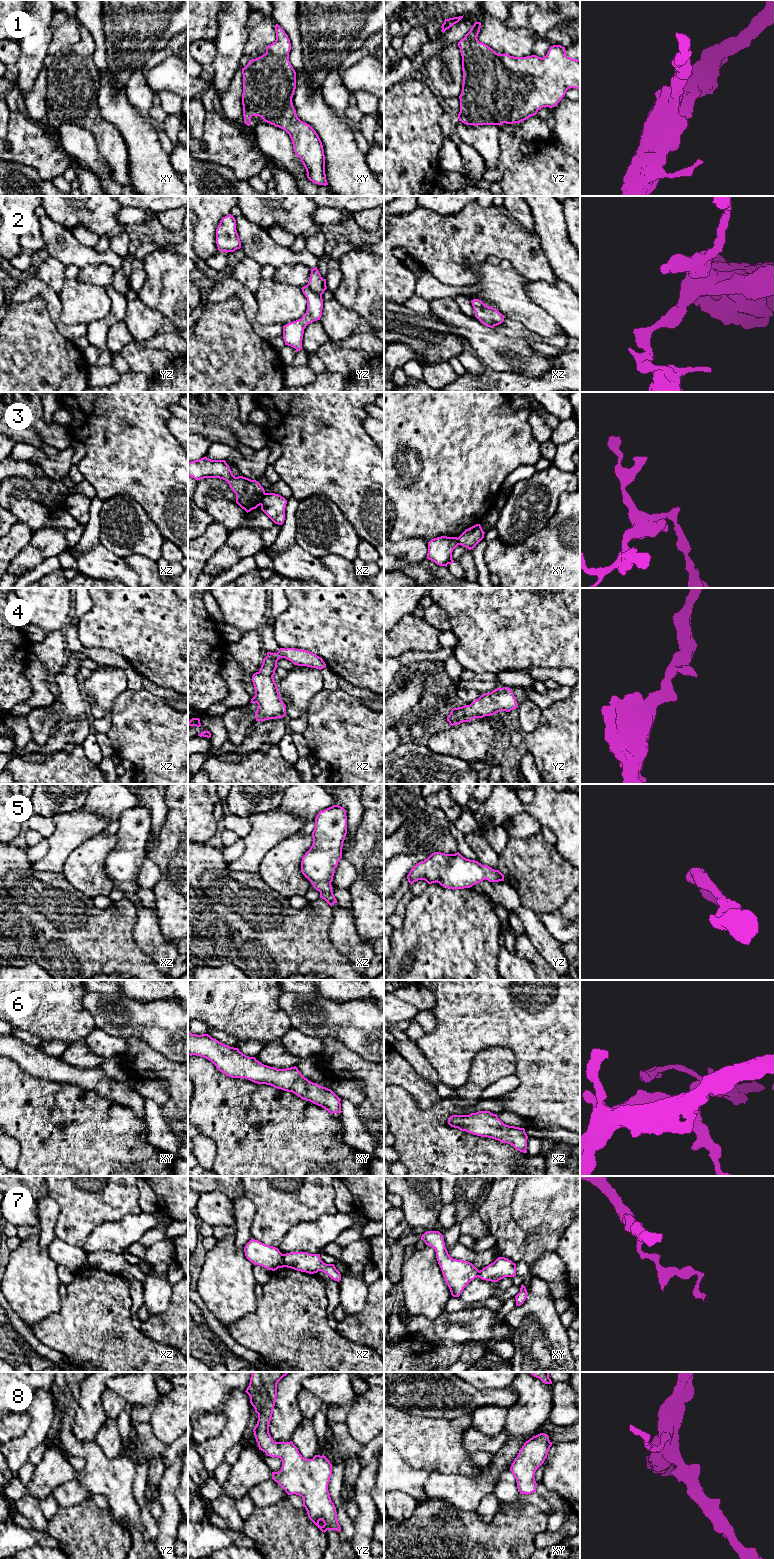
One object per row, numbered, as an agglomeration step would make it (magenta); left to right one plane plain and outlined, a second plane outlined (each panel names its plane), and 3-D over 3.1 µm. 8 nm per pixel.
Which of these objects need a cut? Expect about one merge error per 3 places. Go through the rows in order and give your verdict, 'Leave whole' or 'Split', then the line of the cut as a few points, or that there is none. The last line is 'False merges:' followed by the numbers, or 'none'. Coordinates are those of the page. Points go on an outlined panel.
1: Leave whole. No split
2: Leave whole. No split
3: Split. Split along xz (265, 493), (260, 504)
4: Leave whole. No split
5: Leave whole. No split
6: Leave whole. No split
7: Split. Split along xz (282, 1254), (284, 1266)
8: Leave whole. No split
False merges: 3, 7

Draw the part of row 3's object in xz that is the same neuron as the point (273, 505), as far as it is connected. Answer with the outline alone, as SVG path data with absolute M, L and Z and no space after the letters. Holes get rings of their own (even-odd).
M265 493L261 500L261 510L275 523L282 525L285 520L287 500L279 494Z

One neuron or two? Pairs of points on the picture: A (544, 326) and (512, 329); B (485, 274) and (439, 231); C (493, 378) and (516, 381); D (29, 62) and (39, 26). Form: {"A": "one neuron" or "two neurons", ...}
{"A": "two neurons", "B": "two neurons", "C": "one neuron", "D": "one neuron"}

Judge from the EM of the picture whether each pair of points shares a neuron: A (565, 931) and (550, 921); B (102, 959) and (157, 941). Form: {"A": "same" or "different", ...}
{"A": "same", "B": "different"}

